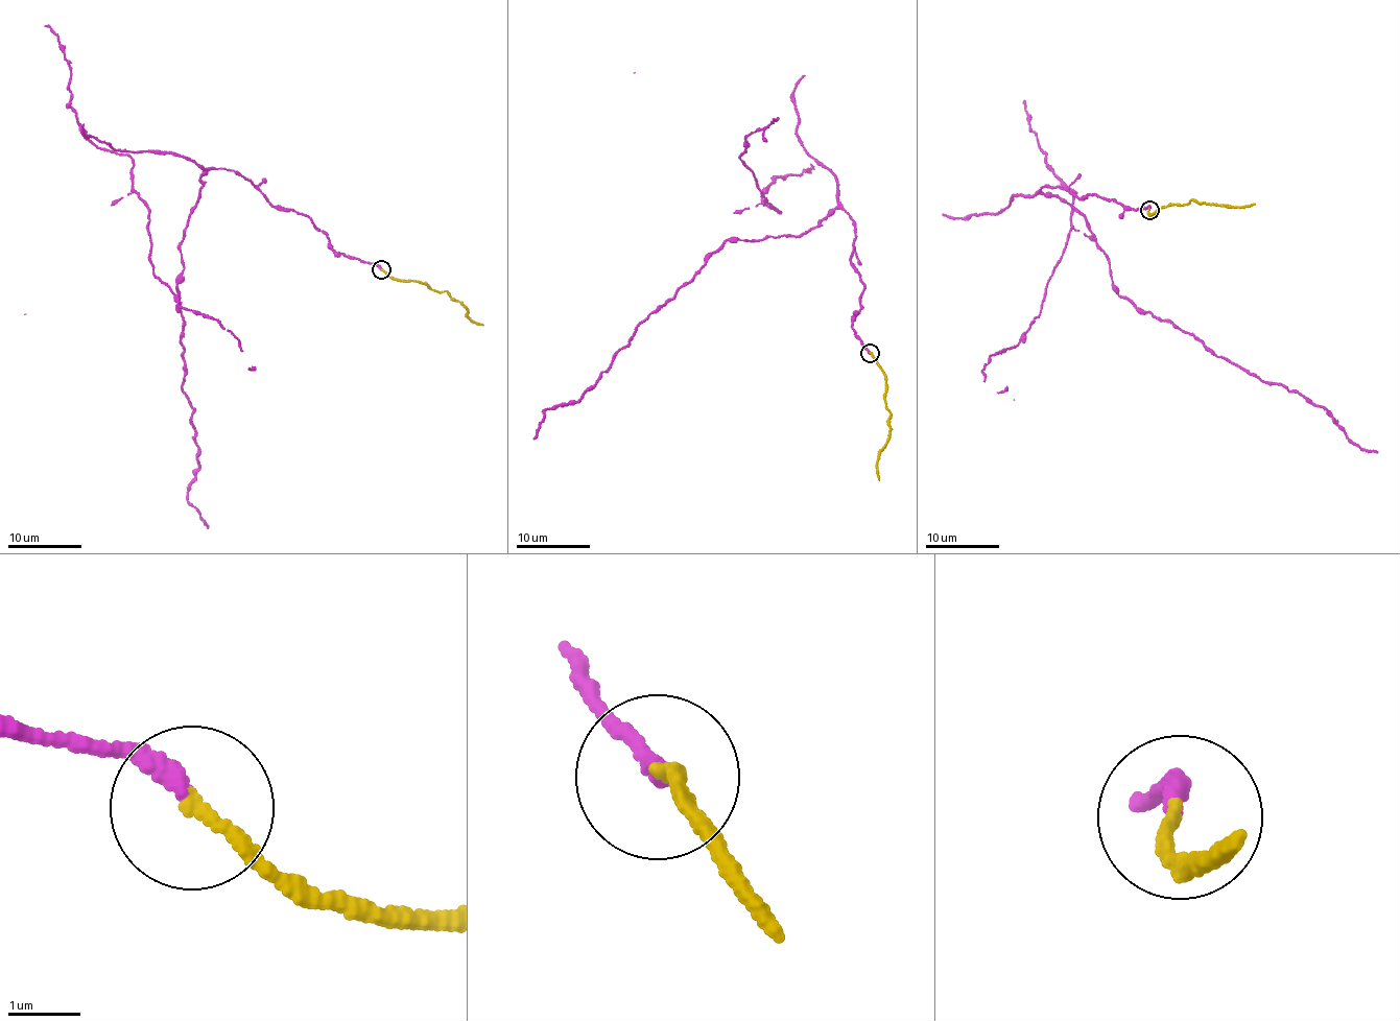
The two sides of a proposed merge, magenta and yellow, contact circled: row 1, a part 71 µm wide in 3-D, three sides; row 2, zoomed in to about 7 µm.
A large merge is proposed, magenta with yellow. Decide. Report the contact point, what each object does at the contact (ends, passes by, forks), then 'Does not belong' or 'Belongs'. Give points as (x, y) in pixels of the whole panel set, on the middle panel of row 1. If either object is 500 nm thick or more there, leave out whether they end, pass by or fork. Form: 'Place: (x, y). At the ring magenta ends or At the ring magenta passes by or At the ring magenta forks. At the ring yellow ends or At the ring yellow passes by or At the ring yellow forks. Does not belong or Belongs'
Place: (870, 353). At the ring magenta ends. At the ring yellow ends. Belongs

